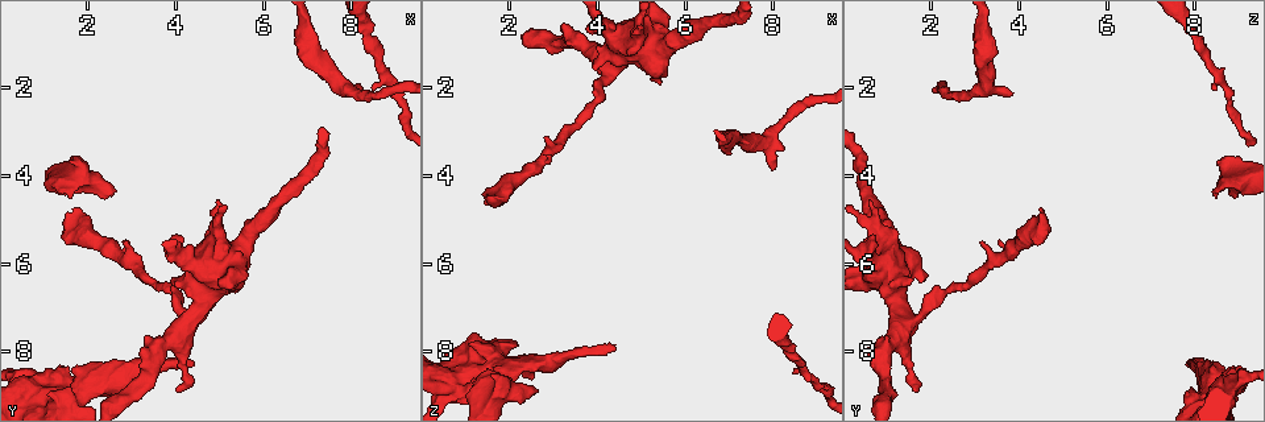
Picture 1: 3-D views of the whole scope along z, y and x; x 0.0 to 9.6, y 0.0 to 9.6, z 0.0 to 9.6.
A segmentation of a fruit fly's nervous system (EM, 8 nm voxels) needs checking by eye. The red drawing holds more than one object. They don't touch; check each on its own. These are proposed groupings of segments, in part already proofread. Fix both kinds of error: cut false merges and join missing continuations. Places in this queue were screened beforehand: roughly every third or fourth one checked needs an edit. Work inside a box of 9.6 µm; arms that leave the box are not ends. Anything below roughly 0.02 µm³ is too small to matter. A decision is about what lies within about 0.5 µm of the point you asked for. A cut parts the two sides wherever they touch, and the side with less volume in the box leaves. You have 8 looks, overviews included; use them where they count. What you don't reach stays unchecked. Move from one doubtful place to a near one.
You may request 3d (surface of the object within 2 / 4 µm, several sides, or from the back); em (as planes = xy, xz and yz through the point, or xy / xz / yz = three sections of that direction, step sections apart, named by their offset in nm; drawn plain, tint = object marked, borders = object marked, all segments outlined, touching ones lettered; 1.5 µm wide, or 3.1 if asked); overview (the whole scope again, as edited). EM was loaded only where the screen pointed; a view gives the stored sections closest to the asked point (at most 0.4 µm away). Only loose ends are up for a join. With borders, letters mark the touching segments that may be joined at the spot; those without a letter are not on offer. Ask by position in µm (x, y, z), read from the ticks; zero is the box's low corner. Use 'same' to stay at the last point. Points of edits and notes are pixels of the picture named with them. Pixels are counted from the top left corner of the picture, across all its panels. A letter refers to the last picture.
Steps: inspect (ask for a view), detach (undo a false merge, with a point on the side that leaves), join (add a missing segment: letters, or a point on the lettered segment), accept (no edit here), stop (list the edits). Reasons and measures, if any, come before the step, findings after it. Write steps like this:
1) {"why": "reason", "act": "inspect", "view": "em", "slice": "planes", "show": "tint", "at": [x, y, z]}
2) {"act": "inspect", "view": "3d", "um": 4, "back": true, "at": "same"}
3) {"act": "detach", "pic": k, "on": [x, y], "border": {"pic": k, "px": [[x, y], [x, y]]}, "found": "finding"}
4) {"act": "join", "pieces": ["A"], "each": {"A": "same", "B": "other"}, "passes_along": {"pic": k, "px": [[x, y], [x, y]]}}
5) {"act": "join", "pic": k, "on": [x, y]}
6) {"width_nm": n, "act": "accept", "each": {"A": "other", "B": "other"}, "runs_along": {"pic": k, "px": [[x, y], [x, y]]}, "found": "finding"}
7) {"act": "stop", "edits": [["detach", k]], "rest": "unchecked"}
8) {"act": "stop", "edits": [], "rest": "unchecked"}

{"why": "thick turns thin", "act": "inspect", "view": "em", "slice": "planes", "show": "tint", "at": [8.35, 0.75, 7.95]}

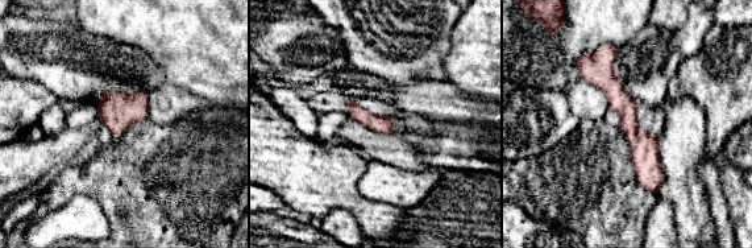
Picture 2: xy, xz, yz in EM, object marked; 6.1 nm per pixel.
{"why": "see the neighbours", "act": "inspect", "view": "em", "slice": "planes", "show": "borders", "at": "same"}

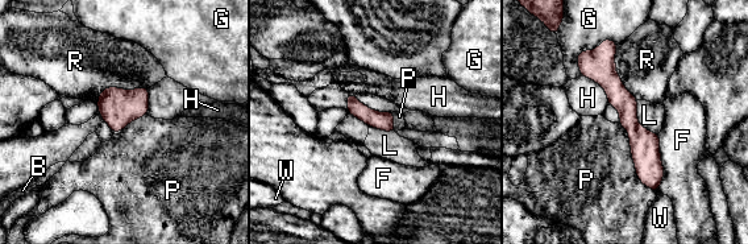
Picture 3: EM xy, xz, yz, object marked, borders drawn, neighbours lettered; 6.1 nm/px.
{"act": "accept", "each": {"B": "other", "F": "other", "G": "other", "H": "other", "L": "other", "P": "other", "R": "other", "W": "other"}, "found": "one neuron here"}

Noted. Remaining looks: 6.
{"act": "inspect", "view": "em", "slice": "xz", "step": 8, "show": "borders", "at": [4.40, 8.35, 7.85]}

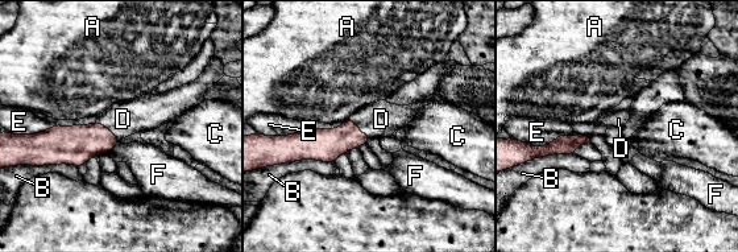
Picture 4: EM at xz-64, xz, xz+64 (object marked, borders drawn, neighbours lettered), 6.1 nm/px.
{"why": "another direction", "act": "inspect", "view": "em", "slice": "planes", "show": "borders", "at": "same"}

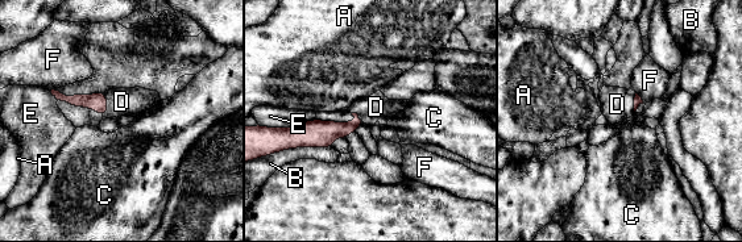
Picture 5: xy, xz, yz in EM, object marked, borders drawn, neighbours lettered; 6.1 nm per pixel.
{"longest_contact_nm": ["B", 280], "act": "join", "pieces": ["D"], "each": {"A": "other", "B": "other", "C": "other", "D": "same", "E": "other", "F": "other"}, "passes_along": {"pic": 5, "px": [[98, 101], [107, 104], [121, 101]]}, "found": "it goes on there"}

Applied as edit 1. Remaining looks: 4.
{"why": "an open end", "act": "inspect", "view": "3d", "um": 4, "at": [2.60, 4.30, 8.80]}

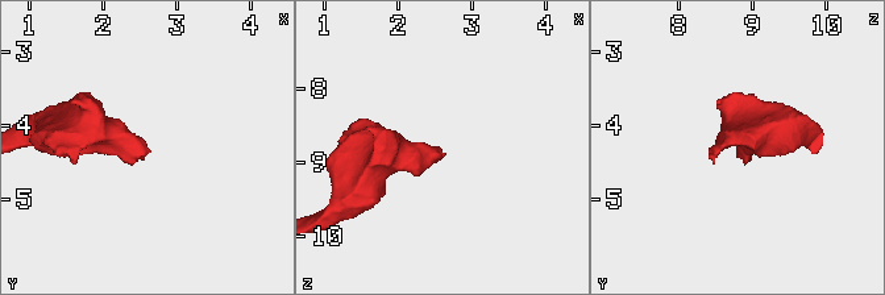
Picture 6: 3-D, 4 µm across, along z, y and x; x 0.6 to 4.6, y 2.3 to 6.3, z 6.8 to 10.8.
{"why": "shape alone is not enough", "act": "inspect", "view": "em", "slice": "planes", "show": "plain", "at": [2.65, 4.40, 8.85]}

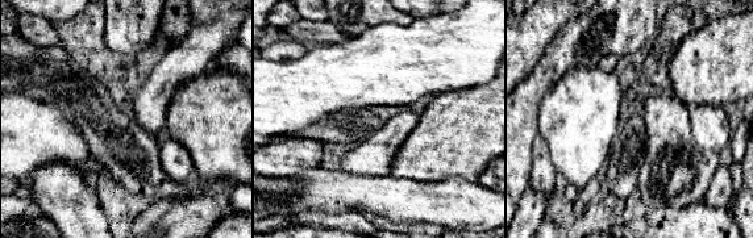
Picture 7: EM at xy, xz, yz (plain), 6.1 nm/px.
{"why": "what lies round it", "act": "inspect", "view": "em", "slice": "planes", "show": "borders", "at": "same"}

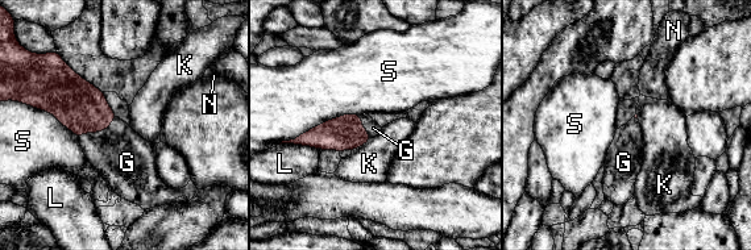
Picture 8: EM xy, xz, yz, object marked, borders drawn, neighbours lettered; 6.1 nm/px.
{"act": "join", "pieces": ["G"], "each": {"G": "same", "K": "other", "L": "other", "N": "other", "S": "other"}, "passes_along": {"pic": 8, "px": [[77, 104], [98, 130], [125, 161]]}, "found": "it goes on there"}

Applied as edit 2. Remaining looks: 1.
{"act": "stop", "edits": [["join", 5], ["join", 8]], "rest": "unchecked"}

